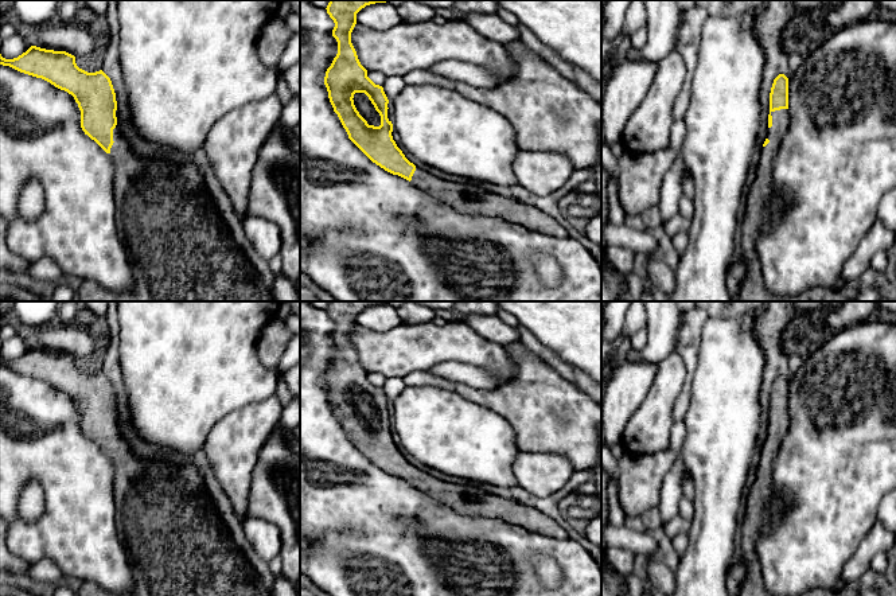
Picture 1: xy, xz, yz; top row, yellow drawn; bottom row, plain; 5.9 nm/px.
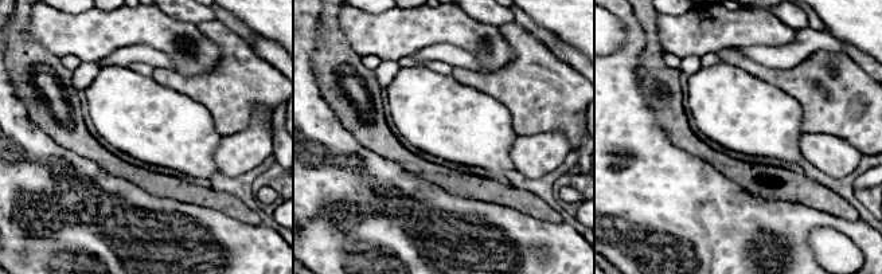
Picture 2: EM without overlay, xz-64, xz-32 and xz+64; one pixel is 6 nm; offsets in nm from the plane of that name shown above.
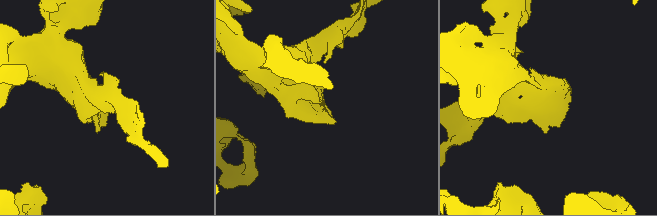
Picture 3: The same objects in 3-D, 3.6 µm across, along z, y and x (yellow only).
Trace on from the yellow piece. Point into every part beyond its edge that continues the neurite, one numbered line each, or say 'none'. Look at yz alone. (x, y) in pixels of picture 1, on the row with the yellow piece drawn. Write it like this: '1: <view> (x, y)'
1: yz (762, 193)

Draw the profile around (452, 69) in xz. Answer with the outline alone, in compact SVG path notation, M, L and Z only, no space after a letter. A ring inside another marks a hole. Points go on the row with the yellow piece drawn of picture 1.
M457 59L437 62L431 66L428 71L435 75L449 78L453 82L461 81L482 89L490 89L498 83L498 77L492 71L470 62L460 62Z

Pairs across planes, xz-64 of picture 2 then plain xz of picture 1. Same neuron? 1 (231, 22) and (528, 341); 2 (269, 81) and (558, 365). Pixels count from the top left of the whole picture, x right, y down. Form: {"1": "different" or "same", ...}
{"1": "same", "2": "different"}

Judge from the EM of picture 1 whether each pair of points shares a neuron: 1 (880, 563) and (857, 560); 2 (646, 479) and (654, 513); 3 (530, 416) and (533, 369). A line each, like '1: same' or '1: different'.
1: different
2: different
3: same

